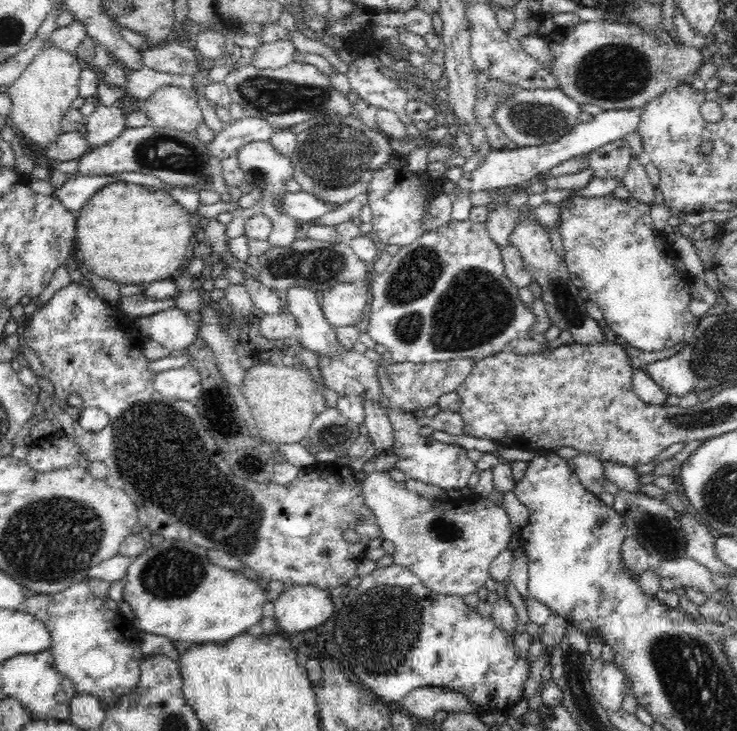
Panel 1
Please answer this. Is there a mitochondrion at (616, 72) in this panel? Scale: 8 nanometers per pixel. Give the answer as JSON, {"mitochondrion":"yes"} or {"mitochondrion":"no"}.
{"mitochondrion":"yes"}

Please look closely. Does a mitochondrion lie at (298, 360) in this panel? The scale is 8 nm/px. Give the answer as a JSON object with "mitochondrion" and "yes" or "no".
{"mitochondrion":"no"}

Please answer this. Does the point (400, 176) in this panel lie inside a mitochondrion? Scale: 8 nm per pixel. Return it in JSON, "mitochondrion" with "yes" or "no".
{"mitochondrion":"no"}

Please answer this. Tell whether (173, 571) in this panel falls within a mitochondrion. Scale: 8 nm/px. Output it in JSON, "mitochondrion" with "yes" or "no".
{"mitochondrion":"yes"}

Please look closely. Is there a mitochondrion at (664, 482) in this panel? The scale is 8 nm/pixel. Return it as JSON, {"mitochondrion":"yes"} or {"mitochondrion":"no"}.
{"mitochondrion":"no"}

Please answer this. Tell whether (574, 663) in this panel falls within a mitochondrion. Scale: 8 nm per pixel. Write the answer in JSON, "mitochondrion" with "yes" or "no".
{"mitochondrion":"yes"}

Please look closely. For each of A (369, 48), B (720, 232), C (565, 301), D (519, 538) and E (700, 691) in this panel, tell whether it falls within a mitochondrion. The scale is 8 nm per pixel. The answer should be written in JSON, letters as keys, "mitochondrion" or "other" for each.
{"A":"other","B":"other","C":"mitochondrion","D":"other","E":"mitochondrion"}

